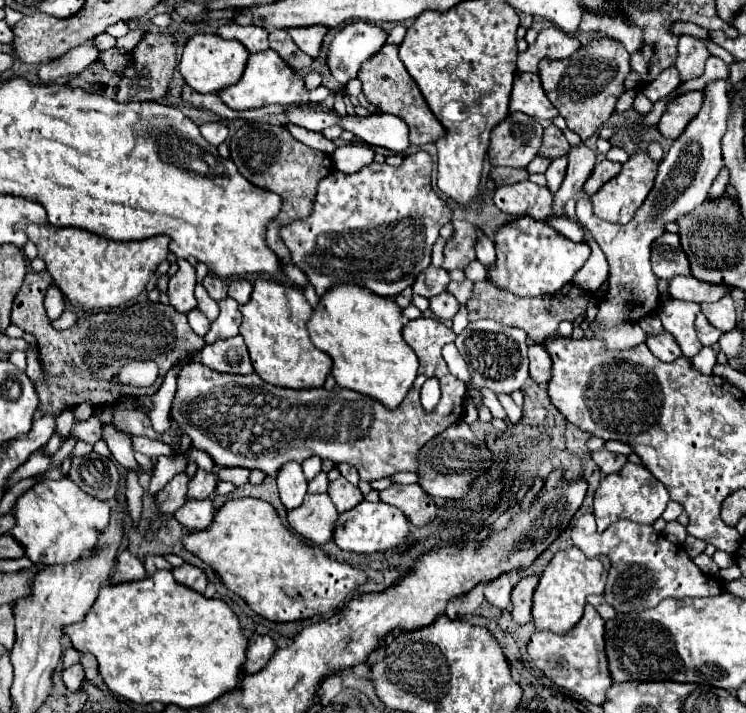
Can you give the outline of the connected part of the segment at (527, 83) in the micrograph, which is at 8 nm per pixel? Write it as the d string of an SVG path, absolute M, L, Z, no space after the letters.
M518 73L514 79L510 111L520 111L536 119L554 119L558 109L544 95L536 73Z

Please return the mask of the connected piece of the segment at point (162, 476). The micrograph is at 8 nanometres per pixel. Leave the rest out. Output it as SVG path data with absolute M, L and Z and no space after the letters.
M178 455L176 461L170 461L168 457L158 457L156 459L156 467L152 471L152 479L150 479L148 491L152 495L158 493L174 475L184 471L184 467L186 467L186 455Z

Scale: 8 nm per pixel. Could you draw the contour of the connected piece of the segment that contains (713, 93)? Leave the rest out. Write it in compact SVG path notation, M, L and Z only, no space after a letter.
M714 81L710 85L706 85L704 89L704 105L702 105L702 111L696 115L696 119L690 121L690 125L686 127L686 131L674 141L674 145L670 147L668 155L660 161L660 167L658 167L658 175L656 175L656 181L654 181L654 187L652 191L648 193L646 201L642 203L642 207L636 211L636 215L632 217L630 223L626 225L612 225L608 221L602 221L598 217L594 217L594 213L590 211L590 199L578 199L576 203L576 217L578 221L592 233L592 237L596 239L596 243L600 245L600 249L604 251L608 263L610 263L610 275L608 275L608 281L610 281L610 289L602 301L598 303L598 315L594 317L594 321L590 323L590 329L592 331L606 331L606 329L612 329L616 325L622 325L622 323L638 323L642 317L648 317L652 315L654 311L658 311L660 307L660 301L658 301L658 277L652 273L652 267L650 267L650 251L652 251L652 243L662 235L666 233L666 225L668 223L674 223L678 221L678 217L684 217L688 213L692 213L698 205L702 205L708 197L708 191L712 187L712 181L716 179L716 175L720 173L720 169L724 167L724 161L722 161L722 153L720 153L720 139L722 135L726 133L726 117L728 117L728 85L724 81Z

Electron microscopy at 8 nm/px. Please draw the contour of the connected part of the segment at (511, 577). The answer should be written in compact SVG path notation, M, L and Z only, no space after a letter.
M508 571L506 575L500 575L498 579L490 581L486 585L486 591L484 591L486 601L490 601L498 609L508 609L510 607L510 595L512 595L512 589L518 581L518 575L520 575L518 571Z

